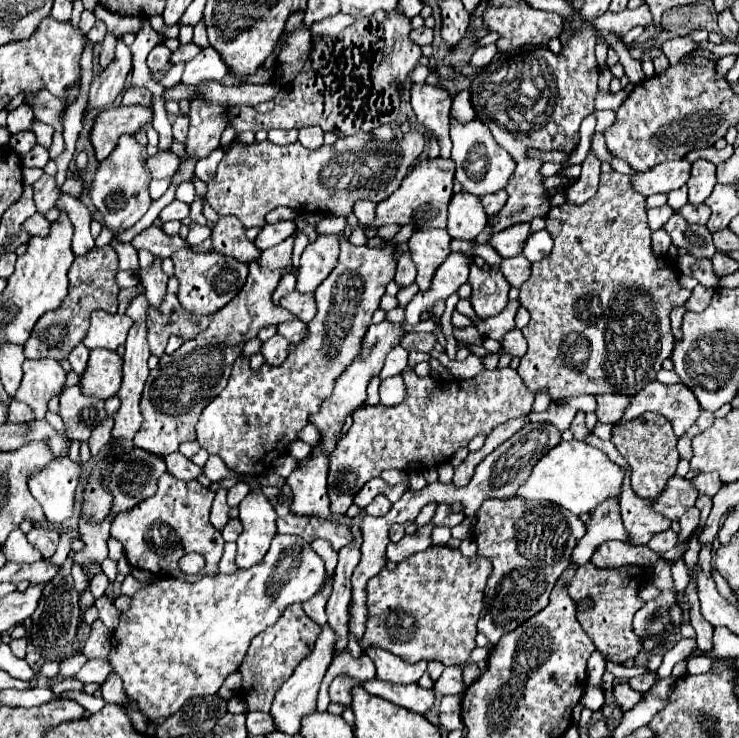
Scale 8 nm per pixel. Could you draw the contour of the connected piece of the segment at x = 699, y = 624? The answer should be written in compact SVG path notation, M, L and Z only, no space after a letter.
M694 578L690 579L685 594L690 602L690 624L696 632L698 648L702 652L711 652L713 649L712 637L714 627L710 625L701 614L696 581Z

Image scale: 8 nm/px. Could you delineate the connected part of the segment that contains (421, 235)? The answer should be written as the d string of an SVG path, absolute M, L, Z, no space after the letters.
M420 229L412 235L410 251L418 267L416 283L420 285L420 291L430 287L436 269L450 255L450 241L452 237L446 229Z

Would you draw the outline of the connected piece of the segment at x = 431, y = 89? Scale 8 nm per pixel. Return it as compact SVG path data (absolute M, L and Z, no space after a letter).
M412 85L410 87L410 103L416 113L418 123L428 127L438 143L440 143L440 157L448 159L450 157L450 137L448 137L448 121L450 121L450 107L452 99L450 95L434 85Z

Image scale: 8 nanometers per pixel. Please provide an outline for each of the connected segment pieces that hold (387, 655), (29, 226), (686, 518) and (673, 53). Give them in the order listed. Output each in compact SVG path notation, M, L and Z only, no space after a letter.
M368 647L364 653L374 661L376 679L380 679L380 681L390 681L394 685L416 683L426 671L426 661L408 663L380 647Z
M36 213L36 215L32 215L30 219L26 219L26 221L24 221L22 229L24 229L24 231L28 231L30 235L48 237L48 233L50 233L50 221L48 221L44 215Z
M696 507L688 509L682 517L680 517L680 531L678 531L678 539L676 539L676 545L684 545L690 535L694 533L694 529L698 527L698 519L700 519L700 511Z
M674 37L674 39L666 39L662 43L662 53L668 57L670 65L676 65L682 57L698 51L700 45L694 43L690 37Z

